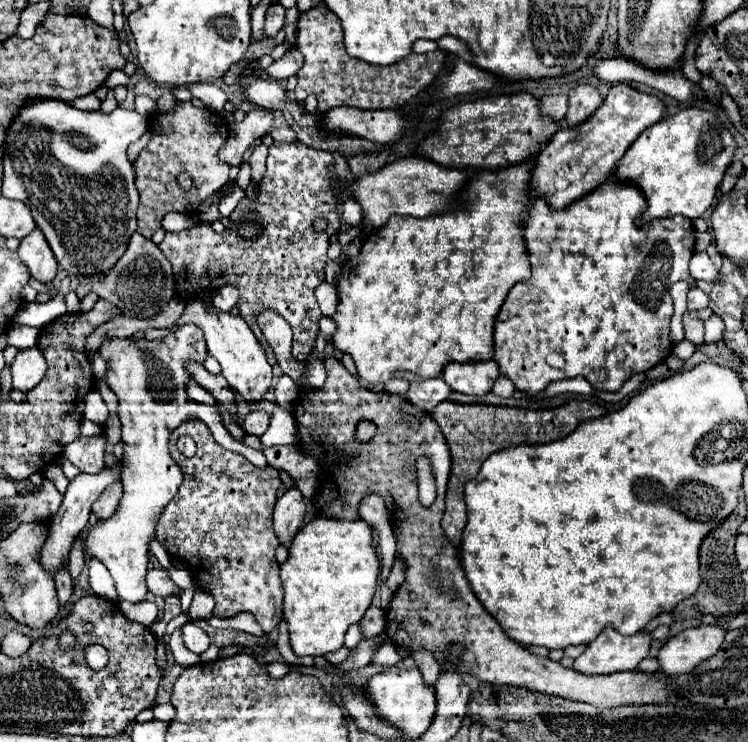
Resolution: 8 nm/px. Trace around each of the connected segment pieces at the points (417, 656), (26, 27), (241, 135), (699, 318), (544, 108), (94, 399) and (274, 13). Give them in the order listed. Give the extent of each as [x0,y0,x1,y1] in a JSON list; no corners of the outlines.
[[412,650,440,688],[16,4,46,38],[218,110,274,166],[684,308,714,346],[538,94,568,122],[84,388,108,424],[264,2,286,38]]

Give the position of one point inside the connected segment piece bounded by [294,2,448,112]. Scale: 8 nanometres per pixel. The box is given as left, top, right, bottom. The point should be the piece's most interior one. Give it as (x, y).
(336, 79)

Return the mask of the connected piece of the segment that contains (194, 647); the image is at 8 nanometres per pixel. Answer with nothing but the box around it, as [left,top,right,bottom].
[180,622,210,654]

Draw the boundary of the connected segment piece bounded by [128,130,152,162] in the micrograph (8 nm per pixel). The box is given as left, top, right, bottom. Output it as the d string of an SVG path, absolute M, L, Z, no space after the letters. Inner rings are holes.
M147 130L140 139L128 147L128 159L131 162L135 162L138 154L148 145L151 138L152 132L150 130Z

